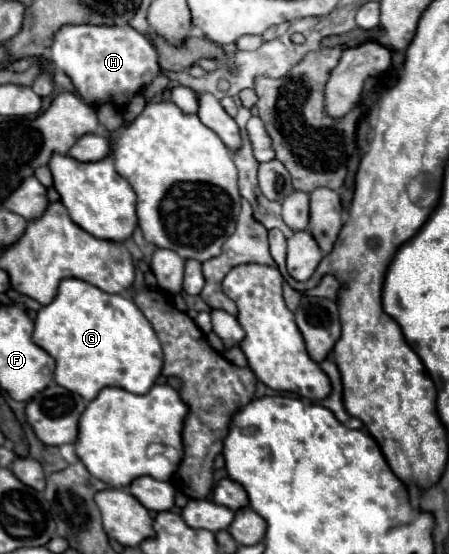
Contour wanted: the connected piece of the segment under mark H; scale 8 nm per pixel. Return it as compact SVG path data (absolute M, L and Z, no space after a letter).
M66 25L52 41L50 61L62 69L78 89L82 101L102 105L110 101L120 111L128 101L160 73L158 55L152 43L132 27L104 27L104 25Z

